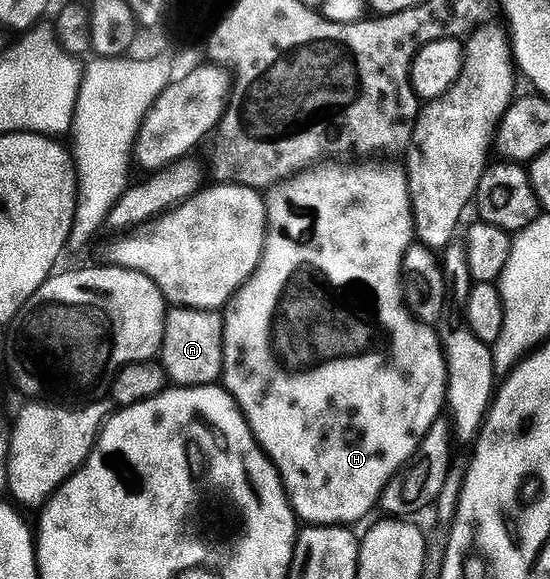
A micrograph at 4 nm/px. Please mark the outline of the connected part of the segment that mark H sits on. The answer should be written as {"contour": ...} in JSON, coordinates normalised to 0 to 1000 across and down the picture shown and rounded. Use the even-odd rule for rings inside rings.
{"contour":[[[600,283],[545,301],[489,330],[484,342],[489,404],[476,454],[453,487],[427,508],[422,527],[407,542],[407,672],[433,693],[462,758],[496,794],[513,824],[518,858],[527,862],[529,883],[556,905],[644,905],[636,902],[669,893],[680,874],[684,881],[693,869],[709,831],[758,784],[760,769],[811,708],[811,610],[804,604],[798,572],[787,561],[762,556],[738,530],[738,516],[731,511],[731,451],[756,411],[745,318],[731,297],[685,294],[680,287],[620,294],[615,287],[620,285]]]}

